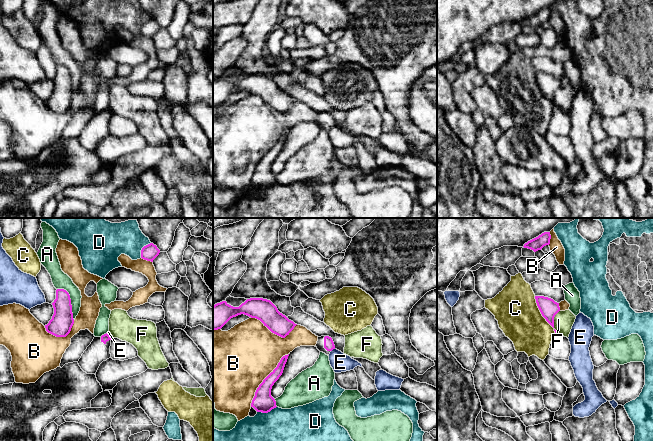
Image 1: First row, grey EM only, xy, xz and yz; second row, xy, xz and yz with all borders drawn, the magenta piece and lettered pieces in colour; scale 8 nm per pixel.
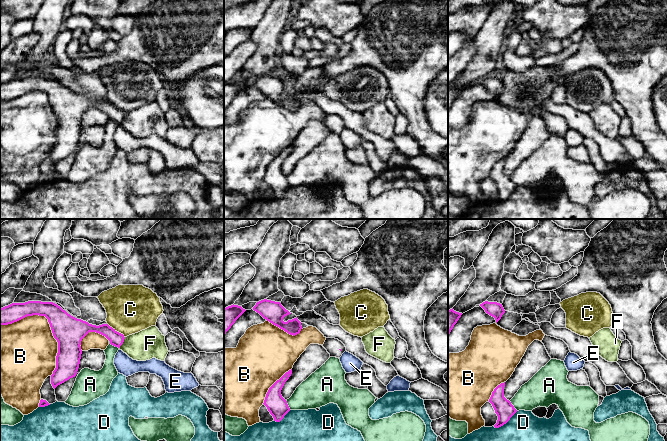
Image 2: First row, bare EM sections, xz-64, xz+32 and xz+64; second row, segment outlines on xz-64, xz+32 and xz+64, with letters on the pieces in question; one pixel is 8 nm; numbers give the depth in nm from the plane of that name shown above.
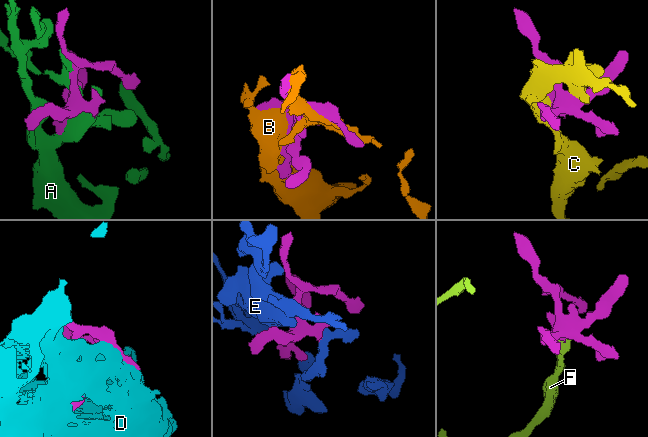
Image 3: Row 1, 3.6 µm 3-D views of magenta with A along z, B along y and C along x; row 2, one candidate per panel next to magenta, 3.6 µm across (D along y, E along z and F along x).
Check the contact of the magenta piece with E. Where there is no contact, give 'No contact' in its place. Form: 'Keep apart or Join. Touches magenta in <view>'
Keep apart. Touches magenta in xz

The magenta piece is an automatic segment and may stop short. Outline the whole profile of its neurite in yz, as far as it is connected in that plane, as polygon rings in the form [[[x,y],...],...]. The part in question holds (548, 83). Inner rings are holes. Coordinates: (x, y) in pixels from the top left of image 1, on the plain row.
[[[535,72],[535,75],[542,92],[554,104],[554,93],[560,87],[559,79],[544,72]]]

